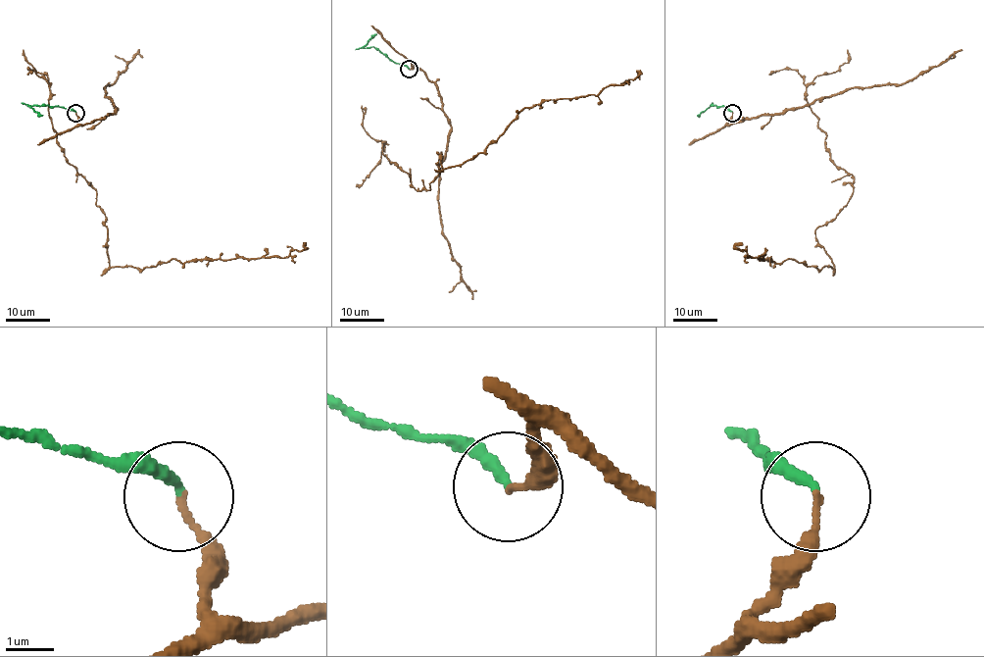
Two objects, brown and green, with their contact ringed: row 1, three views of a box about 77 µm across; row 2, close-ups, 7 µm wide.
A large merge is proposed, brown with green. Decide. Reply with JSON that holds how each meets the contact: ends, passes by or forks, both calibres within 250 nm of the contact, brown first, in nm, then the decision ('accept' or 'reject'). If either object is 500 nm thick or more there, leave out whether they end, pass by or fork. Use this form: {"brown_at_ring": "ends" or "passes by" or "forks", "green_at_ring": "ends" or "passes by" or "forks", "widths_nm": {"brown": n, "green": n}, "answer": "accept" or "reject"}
{"brown_at_ring": "ends", "green_at_ring": "ends", "widths_nm": {"brown": 130, "green": 200}, "answer": "reject"}

